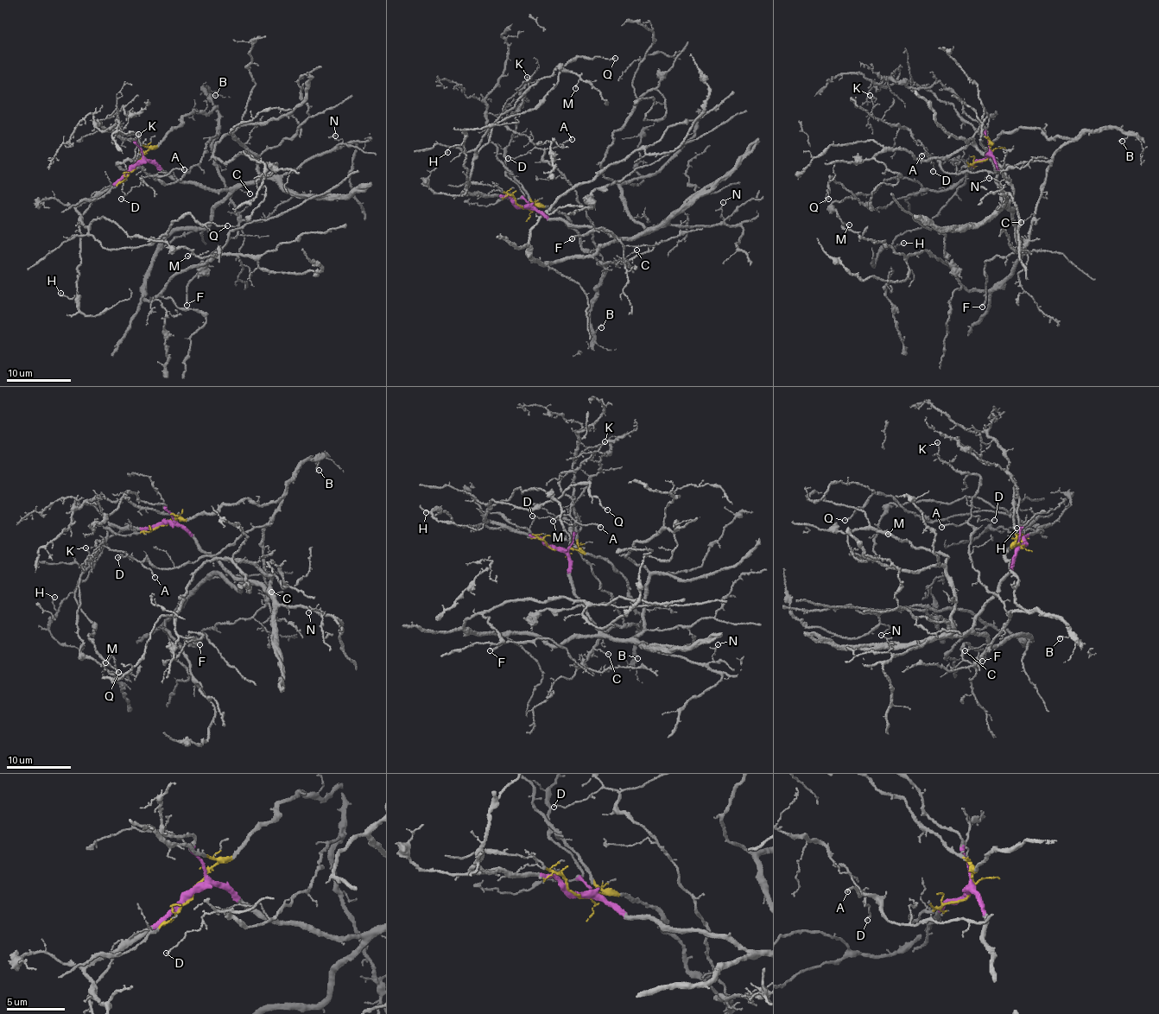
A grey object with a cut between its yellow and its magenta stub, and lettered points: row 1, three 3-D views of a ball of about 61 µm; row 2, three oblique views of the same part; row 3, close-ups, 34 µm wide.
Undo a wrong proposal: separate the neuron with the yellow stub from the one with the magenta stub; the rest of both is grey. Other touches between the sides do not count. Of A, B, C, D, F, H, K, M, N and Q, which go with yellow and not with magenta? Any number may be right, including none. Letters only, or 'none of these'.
A, B, C, D, F, K

